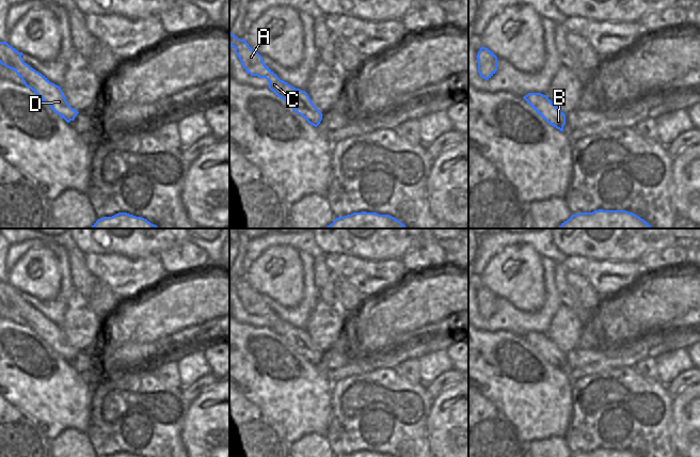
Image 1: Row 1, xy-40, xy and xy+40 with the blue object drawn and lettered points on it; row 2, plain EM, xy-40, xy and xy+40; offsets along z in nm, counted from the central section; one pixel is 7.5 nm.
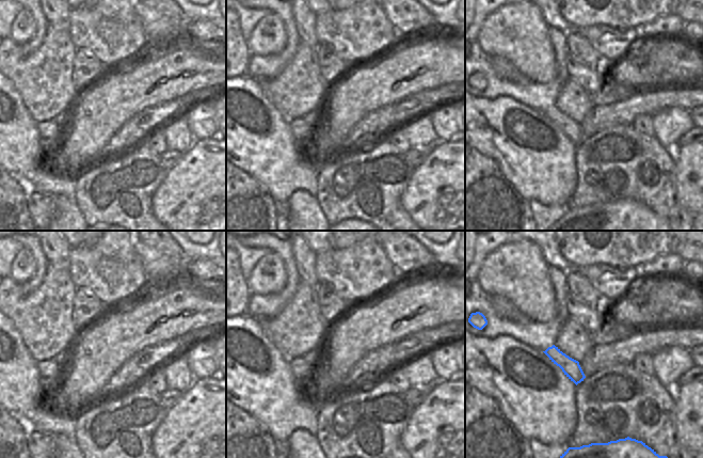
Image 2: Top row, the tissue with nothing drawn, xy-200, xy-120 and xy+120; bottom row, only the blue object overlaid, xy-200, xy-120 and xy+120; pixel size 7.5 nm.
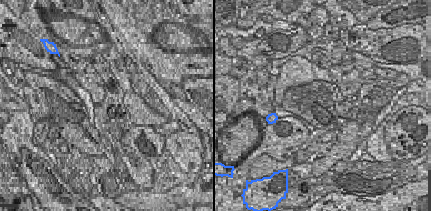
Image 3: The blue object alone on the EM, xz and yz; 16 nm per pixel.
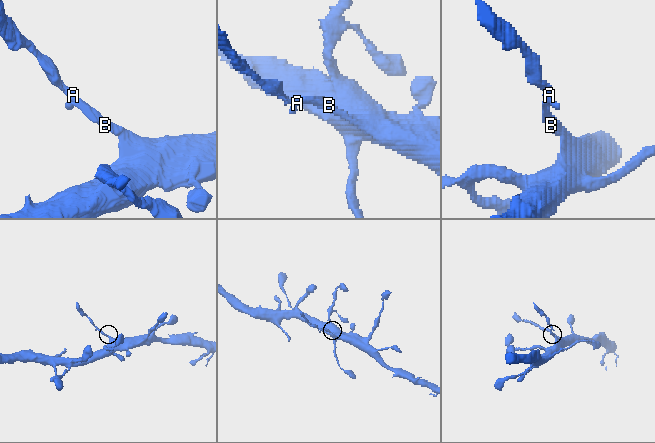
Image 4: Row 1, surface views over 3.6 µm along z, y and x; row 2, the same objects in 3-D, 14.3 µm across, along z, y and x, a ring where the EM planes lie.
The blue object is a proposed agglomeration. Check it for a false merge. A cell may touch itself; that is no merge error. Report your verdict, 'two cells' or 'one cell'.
two cells

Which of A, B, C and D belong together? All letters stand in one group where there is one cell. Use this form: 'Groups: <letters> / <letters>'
Groups: A C D / B

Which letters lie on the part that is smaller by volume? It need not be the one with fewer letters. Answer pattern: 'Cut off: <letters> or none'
Cut off: A, C, D

